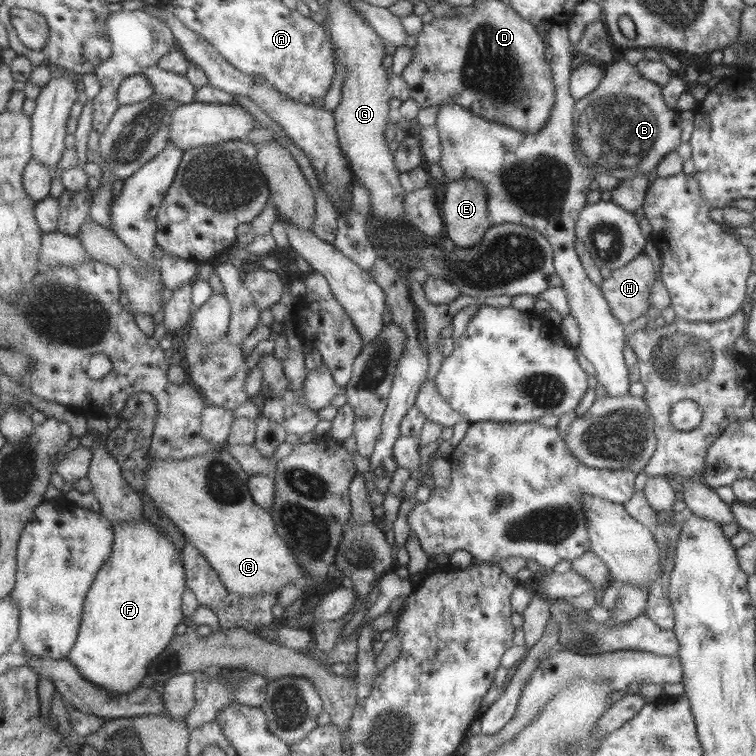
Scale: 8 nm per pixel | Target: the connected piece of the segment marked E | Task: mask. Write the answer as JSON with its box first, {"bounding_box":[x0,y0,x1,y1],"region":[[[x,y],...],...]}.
{"bounding_box":[441,178,491,248],"region":[[[459,178],[445,186],[445,198],[441,204],[441,212],[446,238],[449,238],[456,248],[475,247],[482,241],[491,226],[487,214],[487,191],[481,182],[473,178]]]}

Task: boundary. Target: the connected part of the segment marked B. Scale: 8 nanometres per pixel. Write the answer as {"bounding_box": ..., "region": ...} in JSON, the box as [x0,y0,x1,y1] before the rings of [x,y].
{"bounding_box":[575,59,681,180],"region":[[[619,59],[604,65],[604,75],[593,92],[575,101],[575,158],[581,166],[608,171],[616,180],[656,169],[663,155],[681,143],[677,109],[665,106],[662,87],[643,78],[637,67]]]}

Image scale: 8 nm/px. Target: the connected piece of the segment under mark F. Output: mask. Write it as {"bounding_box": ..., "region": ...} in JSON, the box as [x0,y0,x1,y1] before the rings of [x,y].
{"bounding_box":[67,516,188,694],"region":[[[145,516],[135,522],[112,522],[112,527],[115,531],[113,554],[99,570],[98,578],[88,592],[82,629],[74,650],[67,658],[89,682],[113,694],[129,694],[147,682],[151,664],[169,648],[179,622],[186,622],[182,602],[188,582],[182,550],[153,521]]]}

